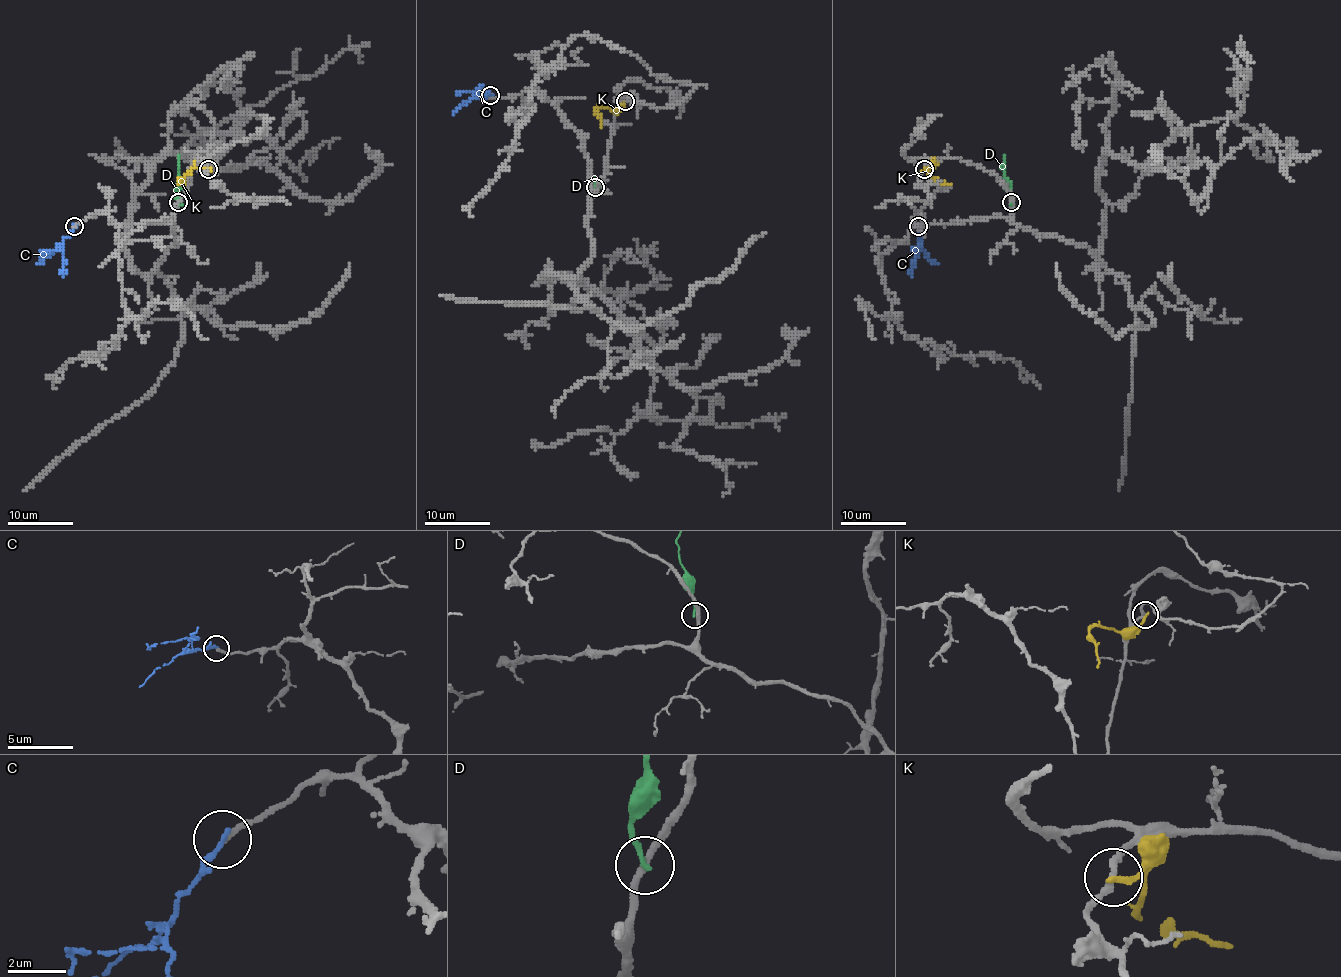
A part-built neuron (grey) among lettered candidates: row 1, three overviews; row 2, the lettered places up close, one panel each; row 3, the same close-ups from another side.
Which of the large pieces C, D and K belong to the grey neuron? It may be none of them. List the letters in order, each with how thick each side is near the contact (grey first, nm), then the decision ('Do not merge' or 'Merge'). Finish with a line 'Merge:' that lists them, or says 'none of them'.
C: Thickness 180 nm (grey) against 200 nm. Do not merge
D: Thickness 240 nm (grey) against 170 nm. Do not merge
K: Thickness 200 nm (grey) against 200 nm. Do not merge
Merge: none of them

